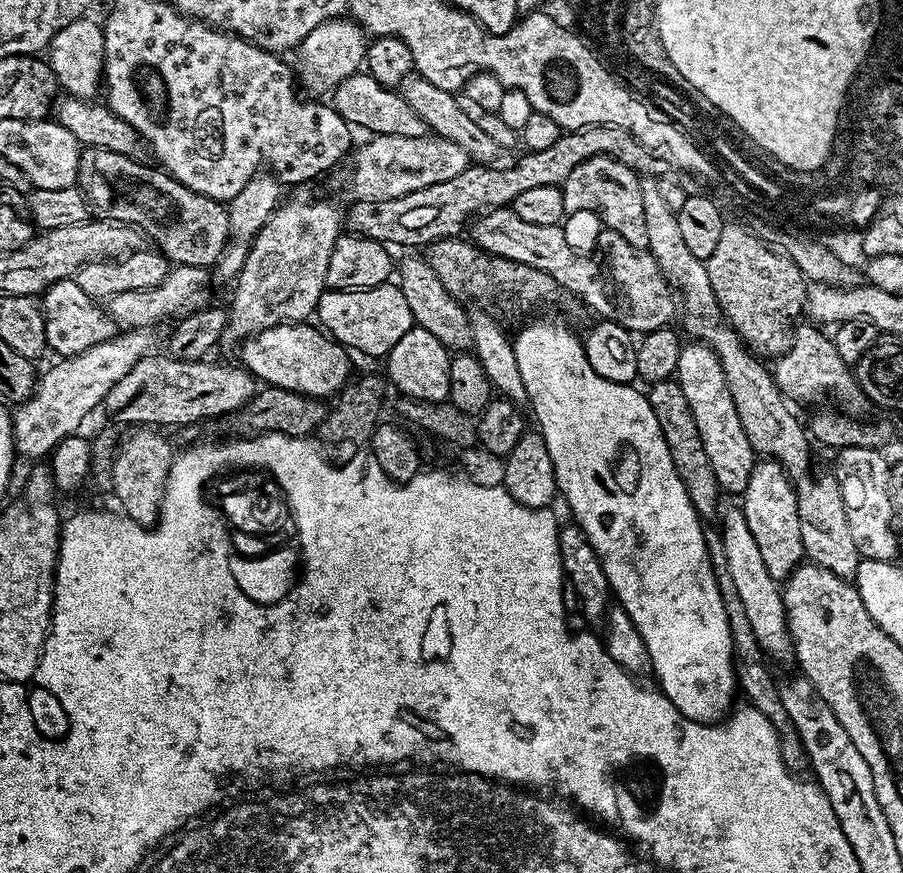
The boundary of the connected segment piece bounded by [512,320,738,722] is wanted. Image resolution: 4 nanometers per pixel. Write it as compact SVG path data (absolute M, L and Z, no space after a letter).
M536 320L533 324L528 324L517 336L515 334L512 344L514 354L517 355L522 383L528 395L527 403L530 407L532 406L532 412L536 415L537 425L535 424L535 427L546 442L546 450L550 450L550 458L554 462L554 474L556 475L556 487L559 495L562 500L564 496L569 510L572 511L571 519L579 524L580 529L586 534L590 546L598 554L598 558L602 562L602 570L606 570L608 587L615 603L624 608L642 636L642 641L645 642L646 650L649 651L649 656L652 659L652 672L660 679L659 691L663 692L665 698L679 710L680 715L686 718L705 722L723 721L729 711L728 706L732 702L732 691L736 692L738 688L736 666L733 661L730 622L727 621L722 594L719 593L719 584L716 581L711 558L708 555L705 525L696 512L696 508L690 502L690 494L686 494L686 486L682 486L682 478L678 478L678 470L674 470L674 462L670 458L666 438L662 438L658 418L650 406L647 395L643 391L639 392L632 384L610 382L606 378L594 374L594 370L589 366L584 353L581 337L579 335L576 337L560 320Z

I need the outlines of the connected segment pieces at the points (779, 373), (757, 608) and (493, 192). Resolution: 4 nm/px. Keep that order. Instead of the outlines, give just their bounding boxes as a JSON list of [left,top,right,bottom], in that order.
[[774,324,861,404],[718,507,794,661],[342,124,665,250]]

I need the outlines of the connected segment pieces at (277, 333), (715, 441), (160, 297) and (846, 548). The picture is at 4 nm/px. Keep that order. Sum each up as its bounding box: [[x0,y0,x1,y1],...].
[[239,323,352,398],[674,343,758,494],[106,264,209,330],[796,475,862,578]]

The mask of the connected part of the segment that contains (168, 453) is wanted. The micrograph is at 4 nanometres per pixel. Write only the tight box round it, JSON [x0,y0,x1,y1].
[110,426,174,526]

